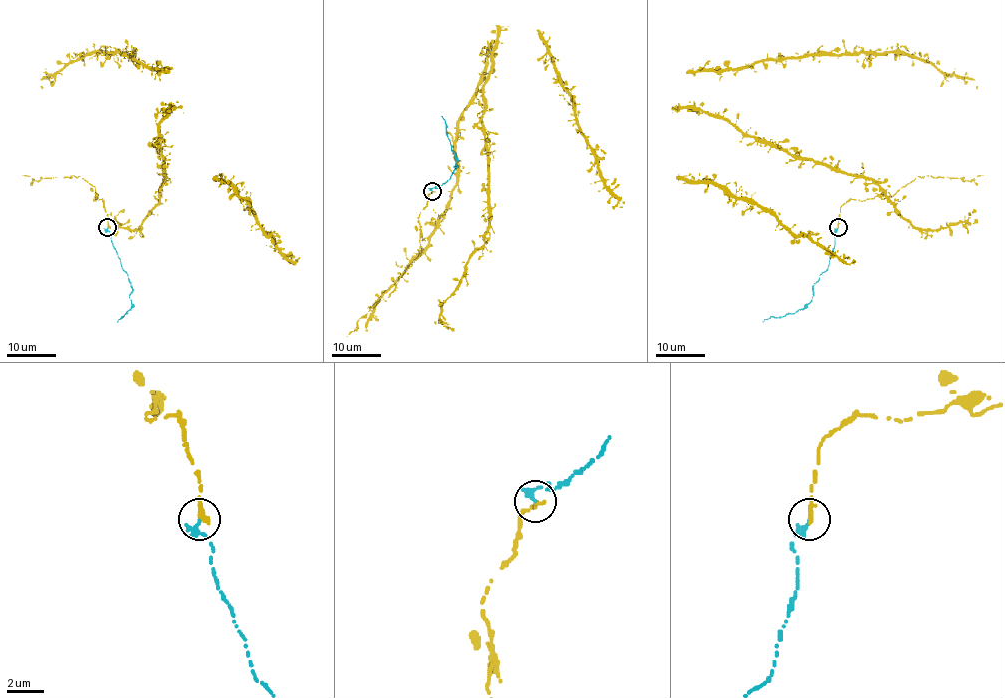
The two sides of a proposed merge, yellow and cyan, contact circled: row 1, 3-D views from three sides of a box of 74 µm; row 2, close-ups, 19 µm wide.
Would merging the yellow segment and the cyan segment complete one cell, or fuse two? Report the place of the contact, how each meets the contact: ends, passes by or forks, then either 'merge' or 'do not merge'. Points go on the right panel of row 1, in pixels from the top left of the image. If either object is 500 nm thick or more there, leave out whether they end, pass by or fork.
place (838, 227); yellow ends; cyan ends; merge

